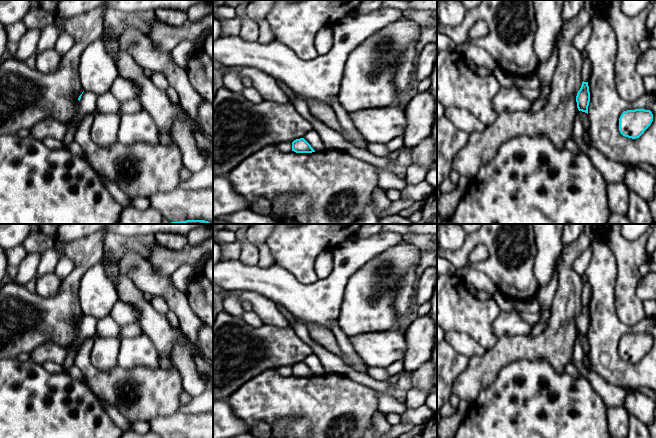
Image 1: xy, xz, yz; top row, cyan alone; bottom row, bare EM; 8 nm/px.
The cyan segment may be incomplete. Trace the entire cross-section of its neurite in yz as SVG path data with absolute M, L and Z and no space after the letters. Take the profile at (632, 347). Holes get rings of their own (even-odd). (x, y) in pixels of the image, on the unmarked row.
M627 334L619 342L619 355L625 361L636 363L644 357L652 345L653 338L650 334Z

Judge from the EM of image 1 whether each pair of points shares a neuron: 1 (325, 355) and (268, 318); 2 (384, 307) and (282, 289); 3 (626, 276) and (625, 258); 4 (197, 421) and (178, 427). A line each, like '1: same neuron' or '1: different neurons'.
1: different neurons
2: different neurons
3: same neuron
4: same neuron

